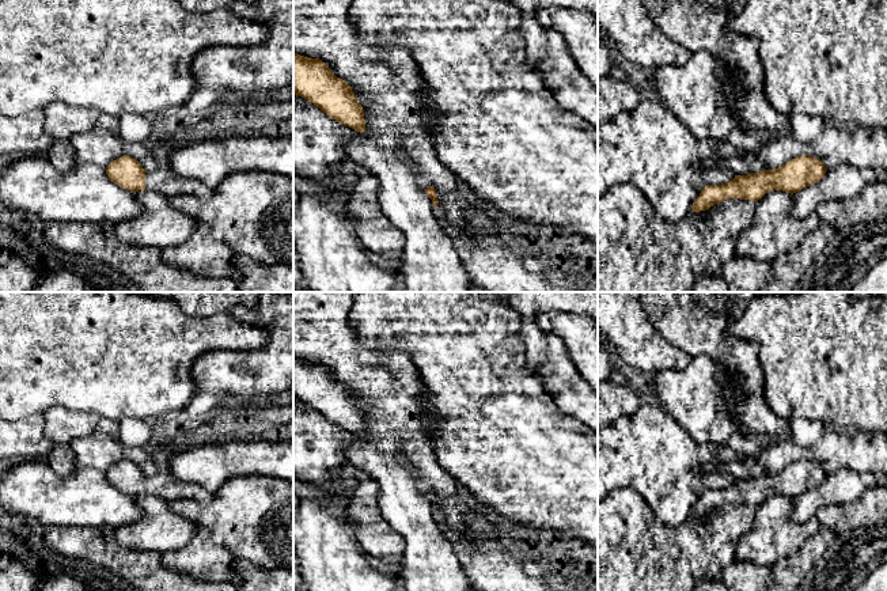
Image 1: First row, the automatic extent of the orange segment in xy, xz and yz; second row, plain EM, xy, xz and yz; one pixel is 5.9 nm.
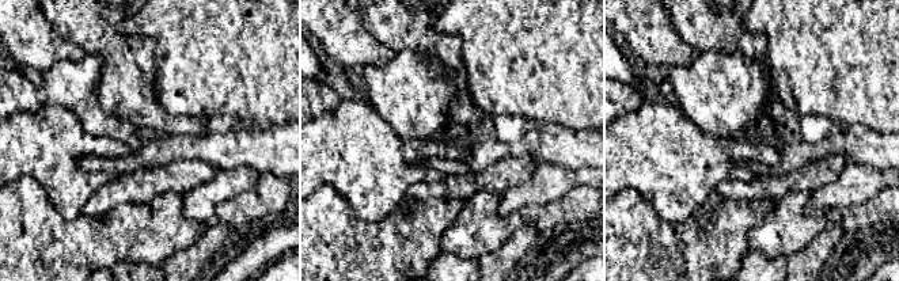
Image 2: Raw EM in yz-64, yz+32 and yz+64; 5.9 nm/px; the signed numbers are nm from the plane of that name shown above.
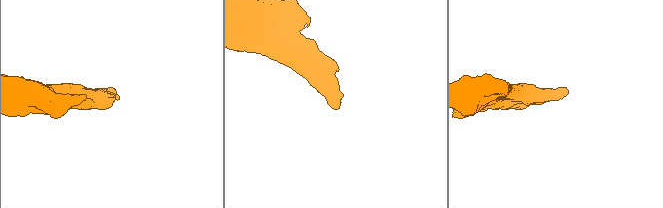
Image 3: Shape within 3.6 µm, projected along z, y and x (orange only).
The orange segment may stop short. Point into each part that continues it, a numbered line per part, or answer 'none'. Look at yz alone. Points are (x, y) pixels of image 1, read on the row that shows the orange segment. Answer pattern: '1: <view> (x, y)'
none

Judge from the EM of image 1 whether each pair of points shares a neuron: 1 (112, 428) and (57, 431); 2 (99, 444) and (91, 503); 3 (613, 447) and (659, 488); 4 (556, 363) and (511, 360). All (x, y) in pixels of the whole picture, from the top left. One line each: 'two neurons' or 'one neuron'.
1: one neuron
2: two neurons
3: one neuron
4: two neurons

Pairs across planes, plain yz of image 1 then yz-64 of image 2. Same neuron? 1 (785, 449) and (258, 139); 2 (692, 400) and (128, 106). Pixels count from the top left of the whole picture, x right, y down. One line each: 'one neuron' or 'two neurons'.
1: one neuron
2: two neurons

